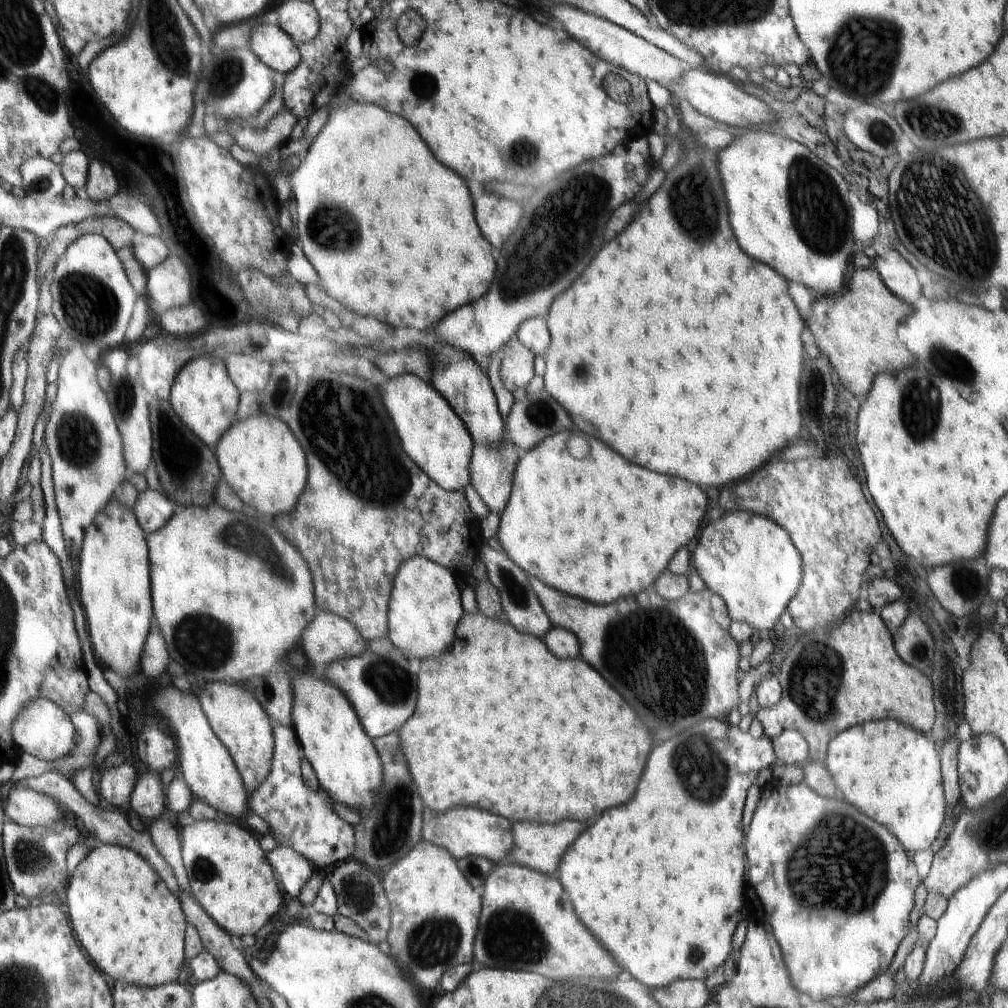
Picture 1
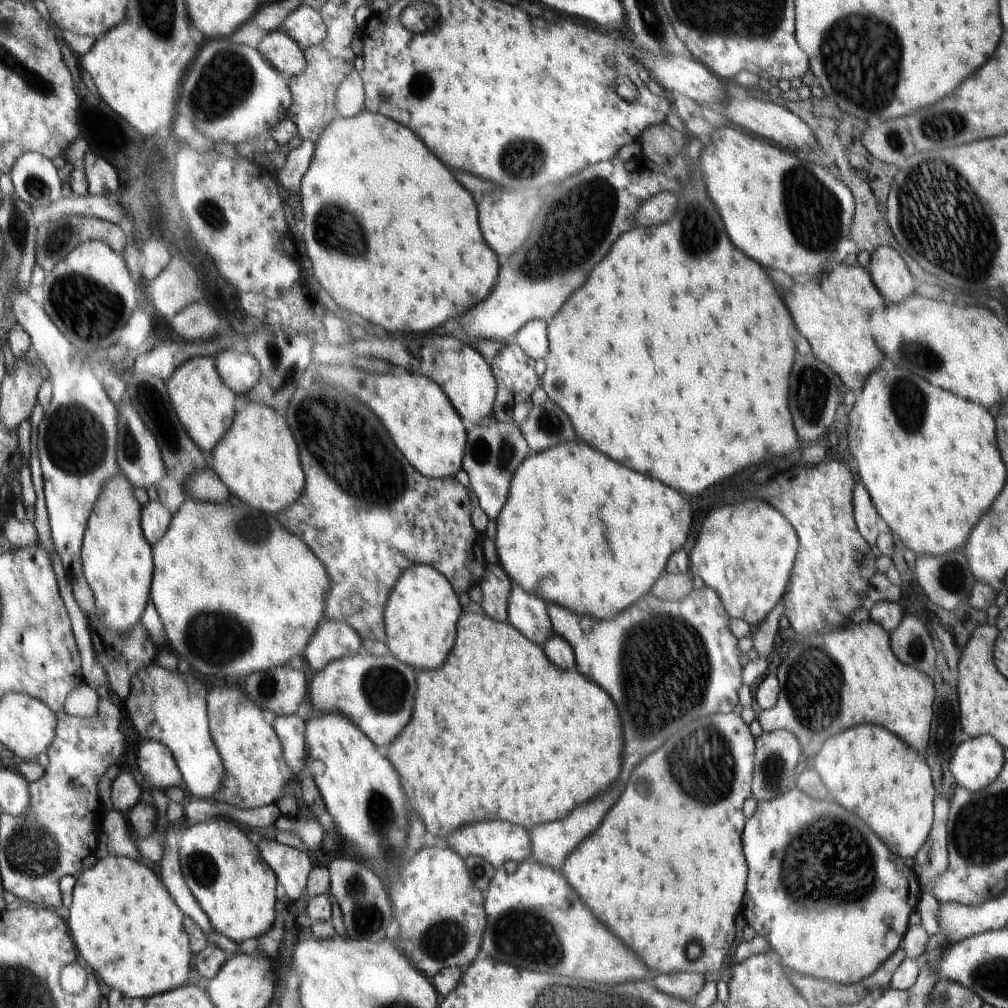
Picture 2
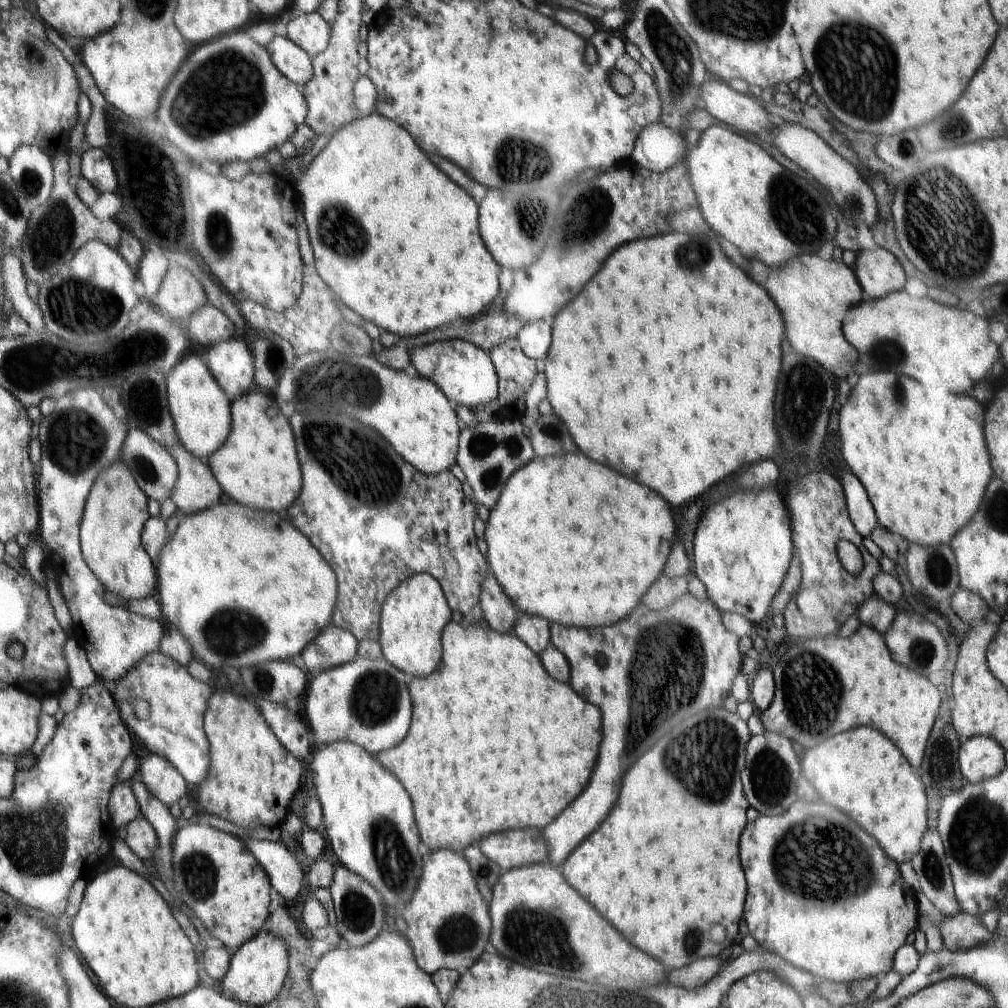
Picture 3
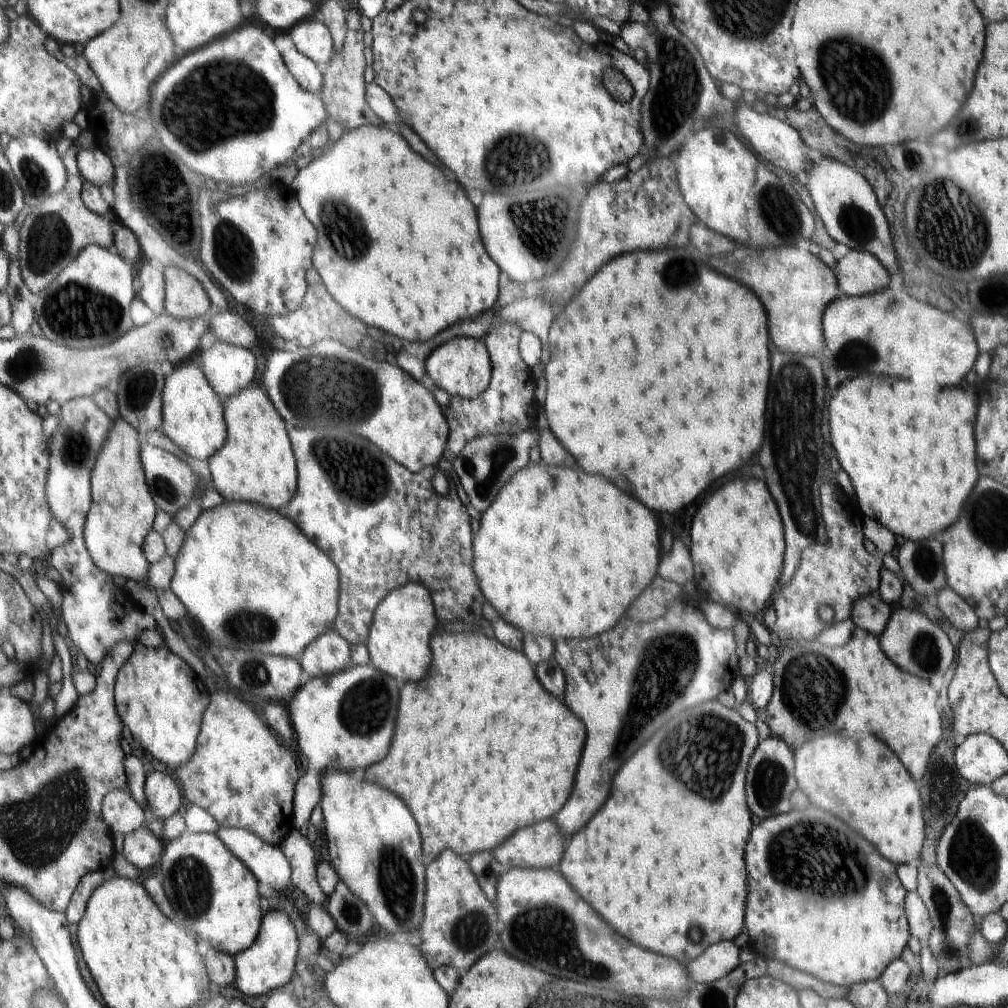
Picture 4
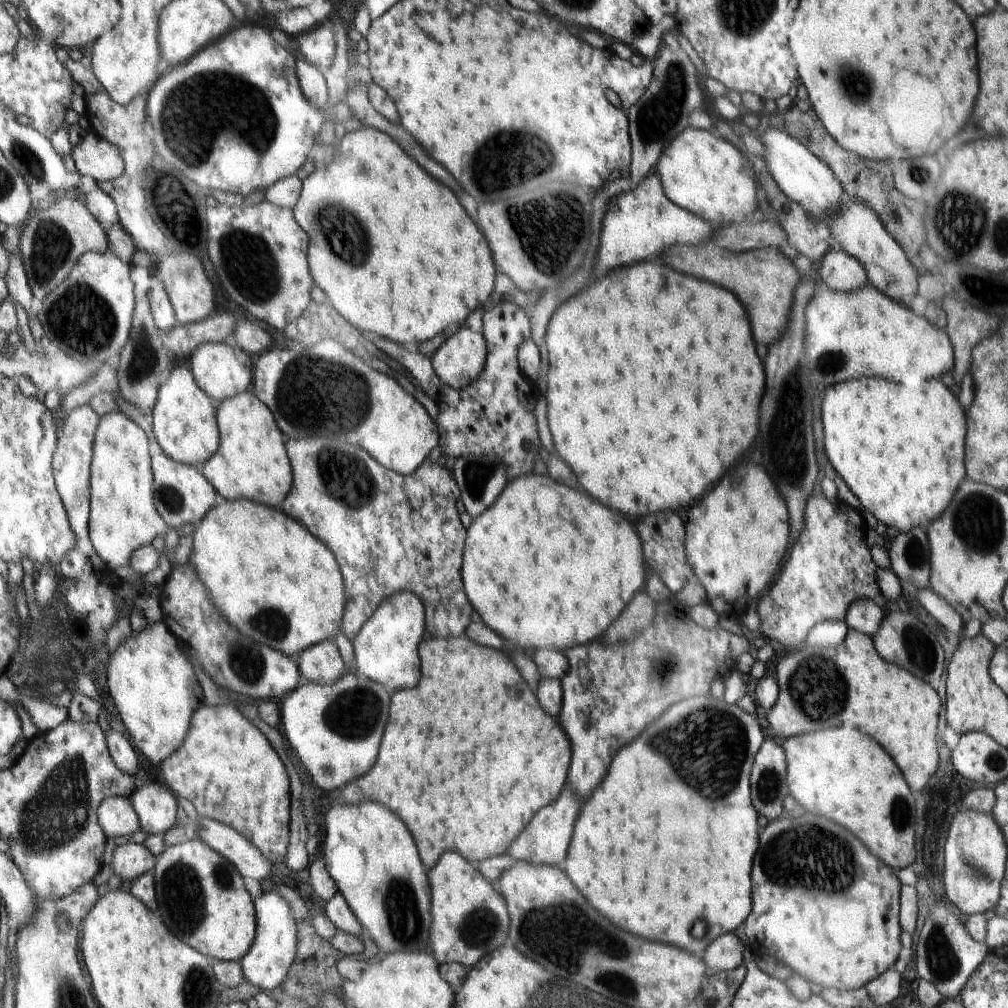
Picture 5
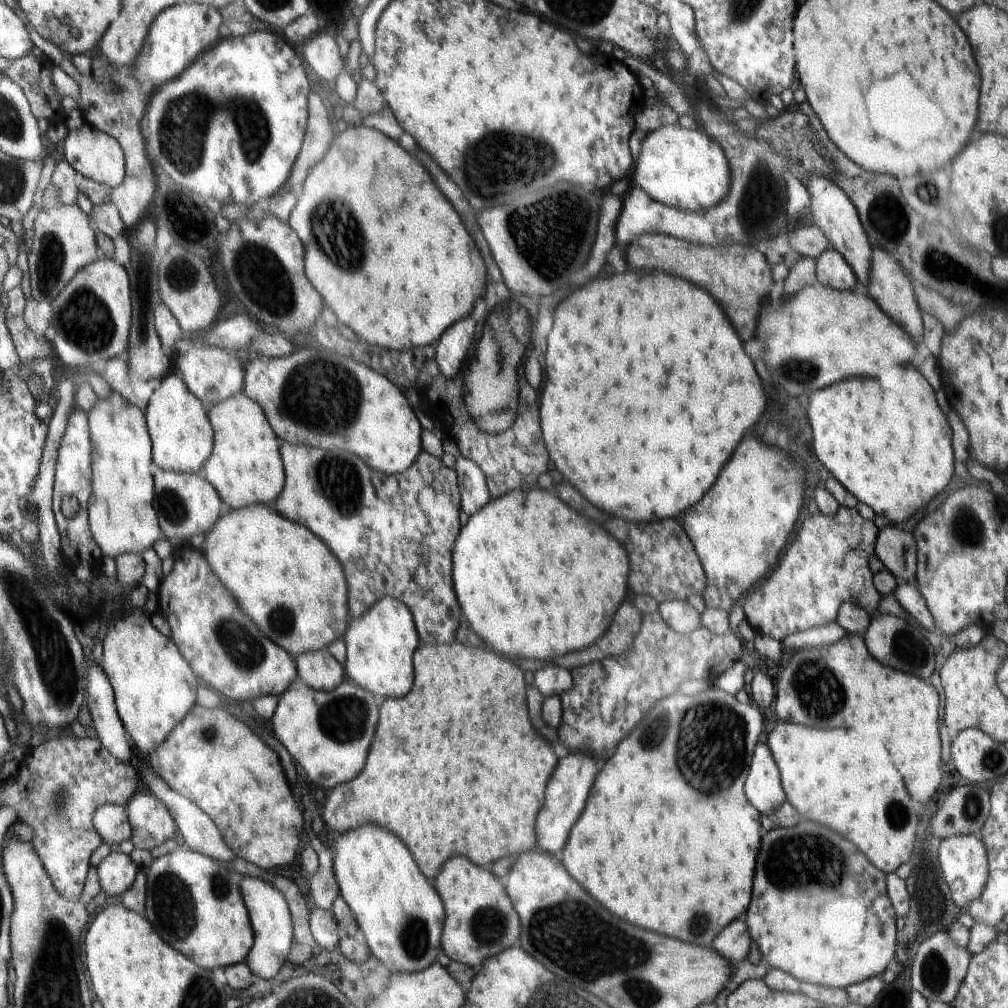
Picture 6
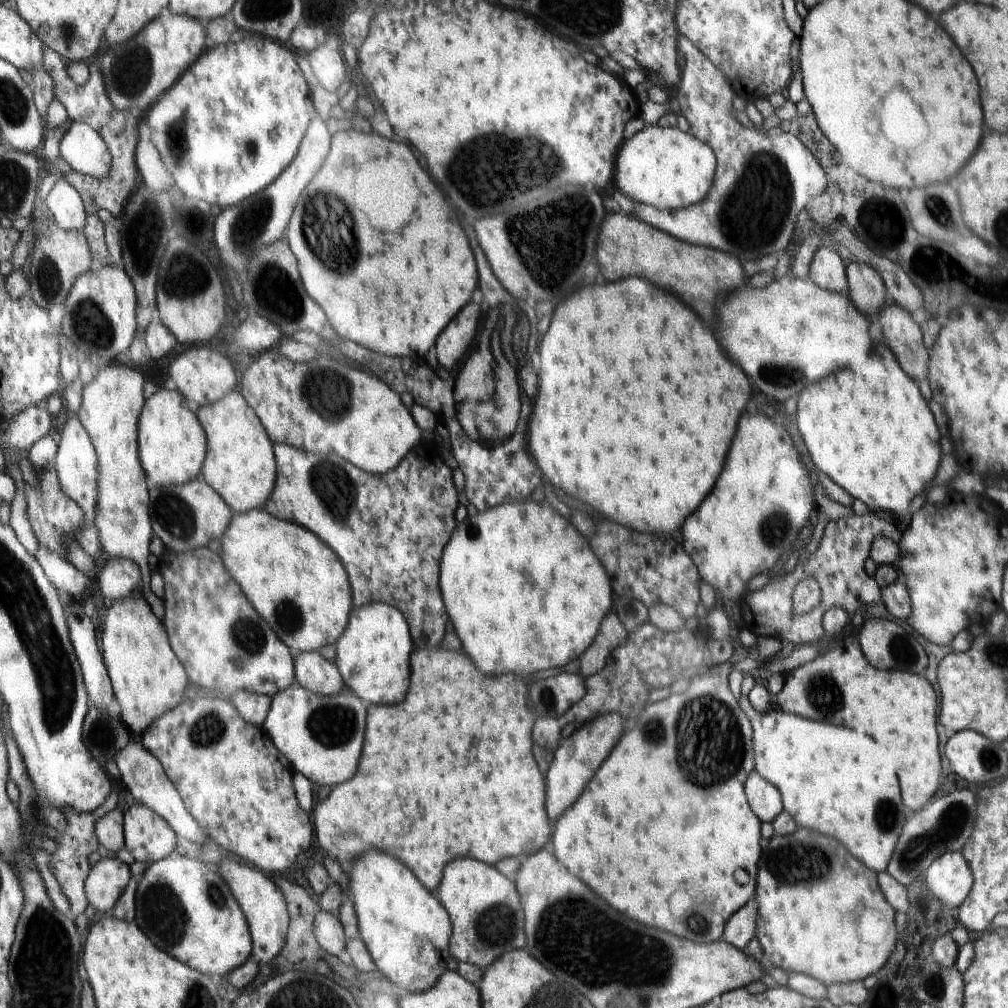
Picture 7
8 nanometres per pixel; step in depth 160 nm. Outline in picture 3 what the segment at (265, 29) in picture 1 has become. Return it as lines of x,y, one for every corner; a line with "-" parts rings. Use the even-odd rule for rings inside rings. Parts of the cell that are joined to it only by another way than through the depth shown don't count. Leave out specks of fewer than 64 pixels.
276,36
266,49
278,71
300,88
314,78
312,57
288,37

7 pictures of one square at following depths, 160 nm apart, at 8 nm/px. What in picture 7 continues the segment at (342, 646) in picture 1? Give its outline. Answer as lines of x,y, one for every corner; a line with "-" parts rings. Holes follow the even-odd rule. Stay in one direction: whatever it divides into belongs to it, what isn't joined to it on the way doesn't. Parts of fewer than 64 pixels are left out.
318,651
299,653
297,658
298,684
319,695
335,695
342,692
344,679
337,663
328,662

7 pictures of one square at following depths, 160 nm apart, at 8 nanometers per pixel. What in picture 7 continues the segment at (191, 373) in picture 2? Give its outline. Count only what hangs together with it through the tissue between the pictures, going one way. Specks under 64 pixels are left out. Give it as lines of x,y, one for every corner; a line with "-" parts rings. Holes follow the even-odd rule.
172,386
159,388
151,398
146,399
146,406
141,410
140,423
137,441
140,446
141,465
145,468
152,486
184,485
196,480
202,462
205,462
204,454
208,452
208,439
197,414
185,405
184,396

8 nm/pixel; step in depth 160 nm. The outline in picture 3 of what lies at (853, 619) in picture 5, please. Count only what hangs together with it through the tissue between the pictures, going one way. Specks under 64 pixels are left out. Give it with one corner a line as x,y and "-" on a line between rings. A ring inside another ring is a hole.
873,594
859,606
856,615
861,624
875,628
884,636
892,626
896,609
894,609
894,605
887,603
878,594

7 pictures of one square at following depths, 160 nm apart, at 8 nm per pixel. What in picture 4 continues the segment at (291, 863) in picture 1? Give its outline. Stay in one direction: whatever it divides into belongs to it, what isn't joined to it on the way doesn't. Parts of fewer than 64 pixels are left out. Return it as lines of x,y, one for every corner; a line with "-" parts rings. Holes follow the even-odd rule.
220,827
215,834
253,871
258,882
278,892
292,881
292,867
280,846
266,843
257,834
240,827

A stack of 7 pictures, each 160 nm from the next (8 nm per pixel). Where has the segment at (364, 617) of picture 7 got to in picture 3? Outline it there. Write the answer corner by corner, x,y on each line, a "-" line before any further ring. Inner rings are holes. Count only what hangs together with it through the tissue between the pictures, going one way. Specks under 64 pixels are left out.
418,573
397,587
398,590
394,590
390,594
390,598
387,598
384,608
381,610
381,630
378,644
380,644
383,652
382,658
393,663
404,674
424,678
424,676
432,674
440,664
440,654
442,654
441,632
451,622
452,611
448,606
440,583
433,575

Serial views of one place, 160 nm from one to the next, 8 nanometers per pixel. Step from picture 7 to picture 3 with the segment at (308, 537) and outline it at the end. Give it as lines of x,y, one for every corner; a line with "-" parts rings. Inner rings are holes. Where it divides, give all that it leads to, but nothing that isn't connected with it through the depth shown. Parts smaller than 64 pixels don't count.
218,502
203,511
181,516
172,540
161,550
158,570
160,586
157,597
163,616
166,616
167,623
174,625
188,639
188,642
193,646
194,658
203,660
210,669
212,677
209,685
214,692
216,690
226,690
226,692
234,690
234,694
241,692
239,687
237,689
236,683
233,684
227,678
222,664
234,666
240,670
260,662
260,660
289,661
294,656
300,656
318,638
318,634
323,632
326,624
330,622
330,618
333,618
338,600
336,572
330,566
329,561
318,552
317,547
309,541
309,538
306,538
306,535
303,535
286,516
262,509
253,509
241,503
224,504
224,502

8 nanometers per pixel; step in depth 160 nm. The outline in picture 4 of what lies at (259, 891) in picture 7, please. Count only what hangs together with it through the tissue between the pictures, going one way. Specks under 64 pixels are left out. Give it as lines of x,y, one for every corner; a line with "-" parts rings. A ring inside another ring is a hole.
272,910
262,922
262,933
249,949
234,957
234,985
248,996
262,996
274,989
289,989
295,962
300,953
300,941
290,917
283,910

